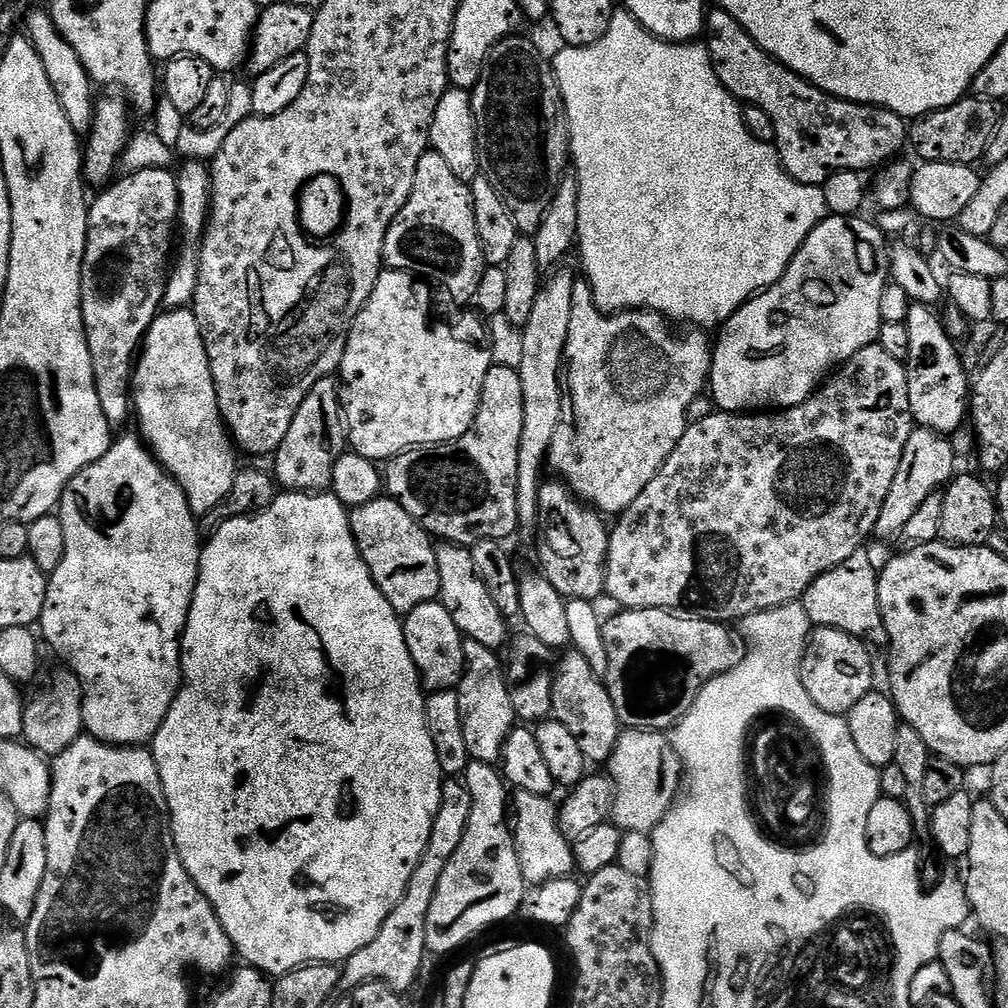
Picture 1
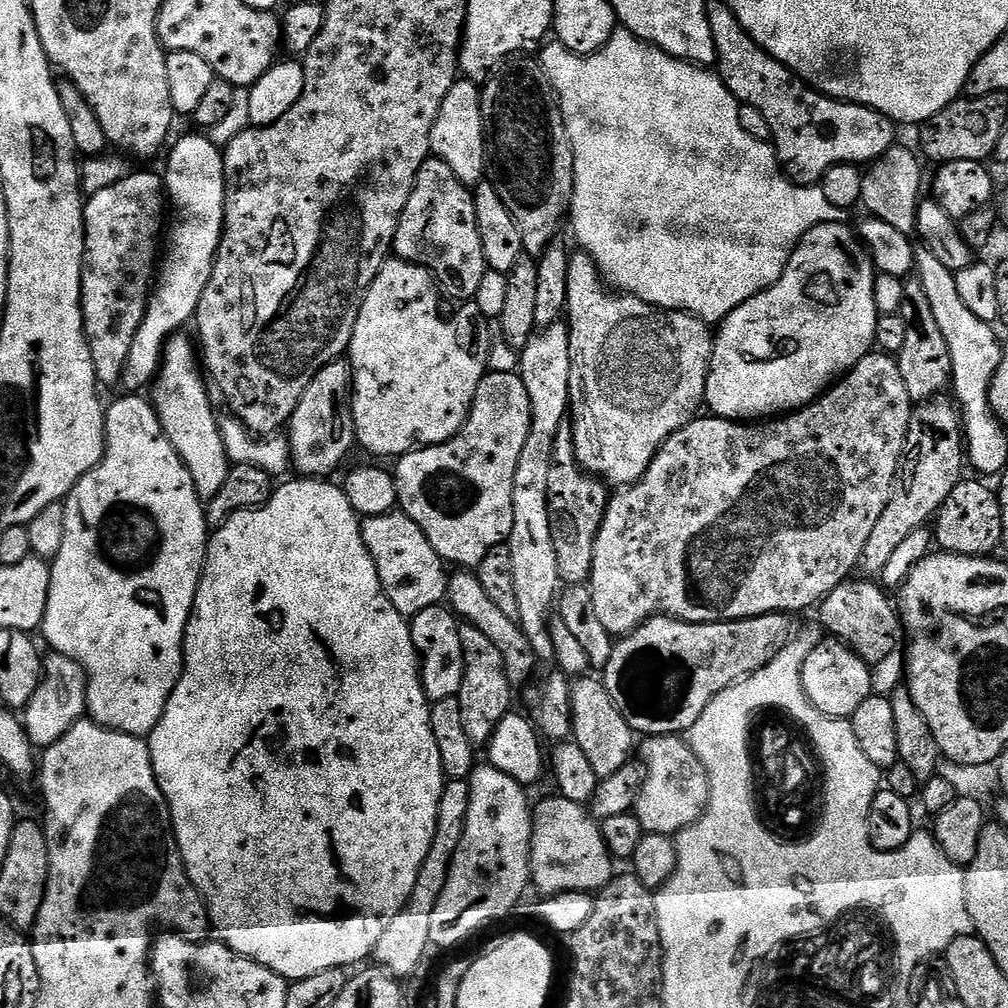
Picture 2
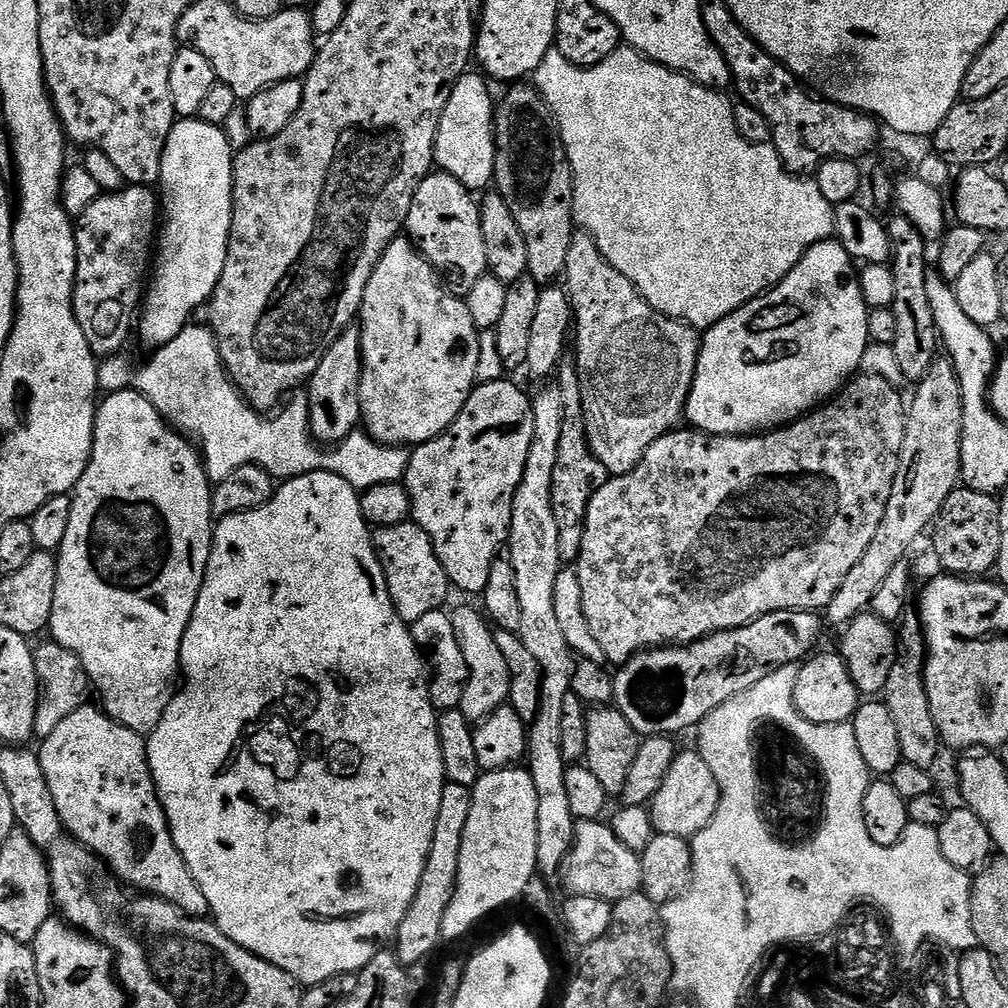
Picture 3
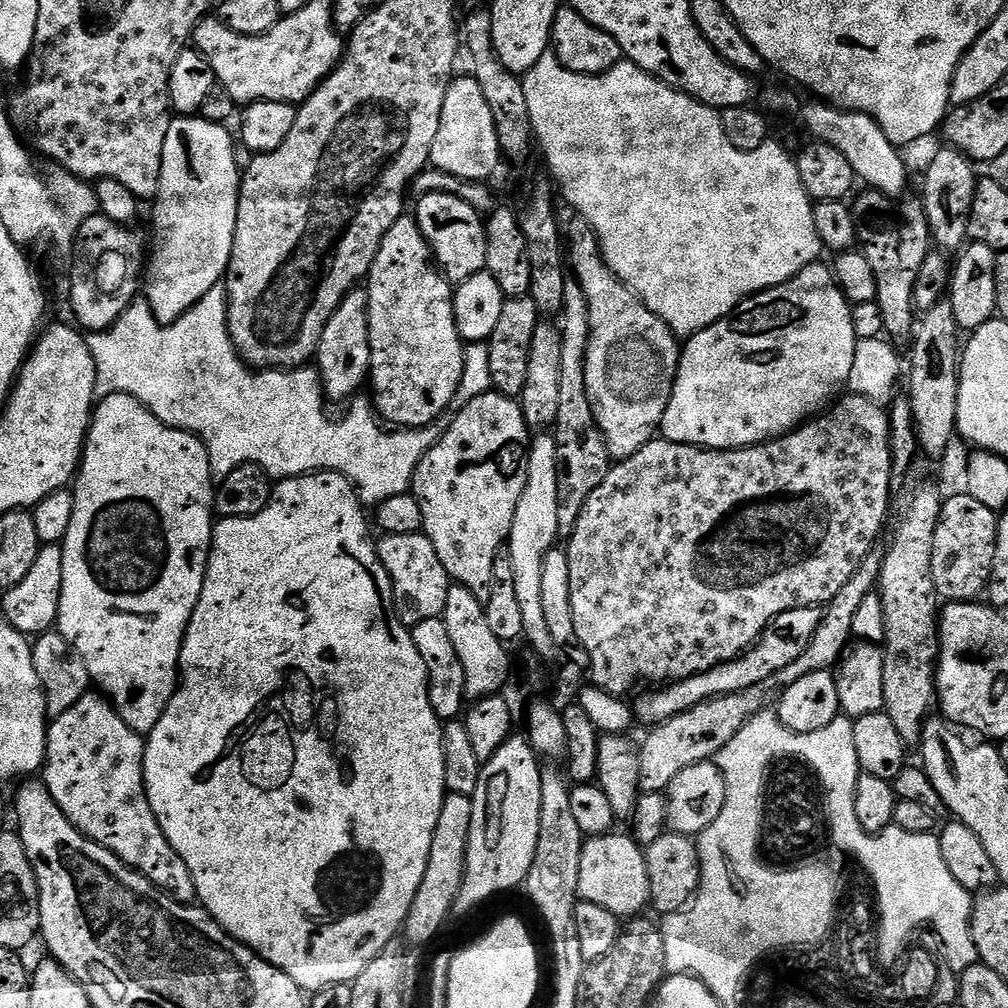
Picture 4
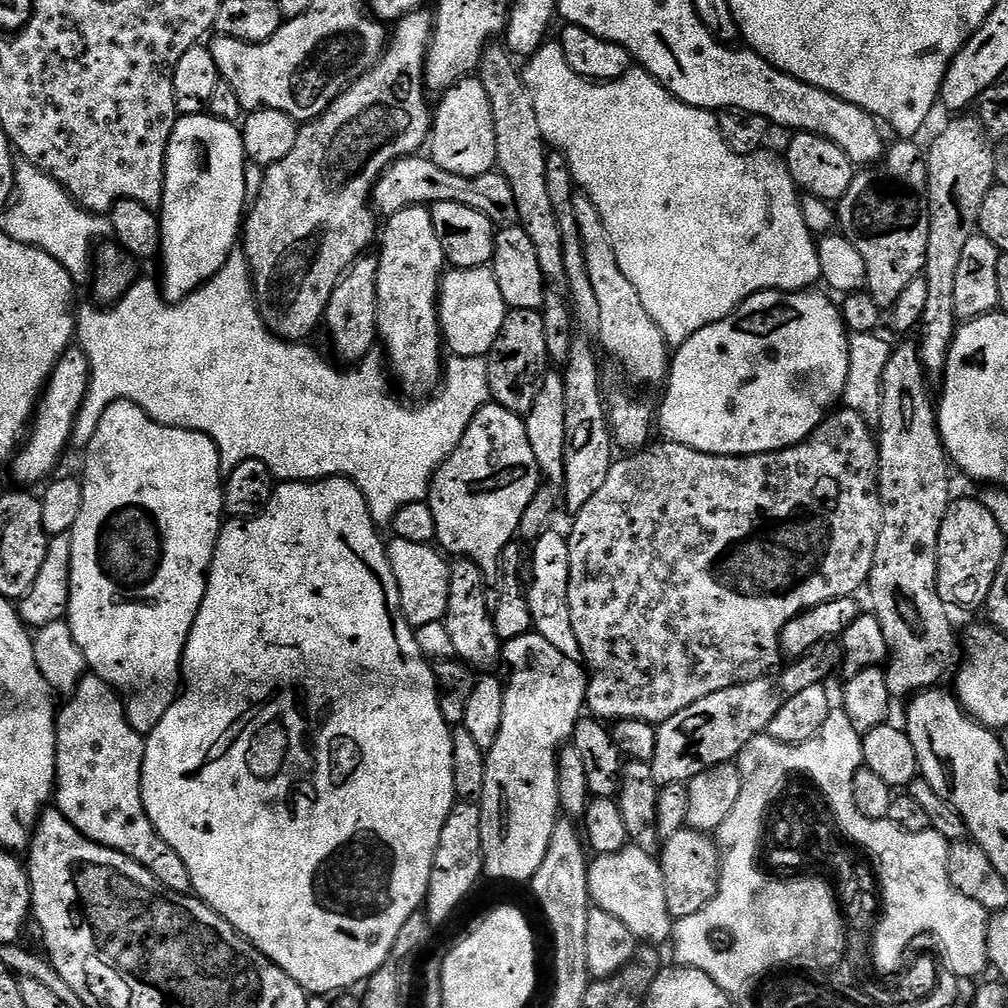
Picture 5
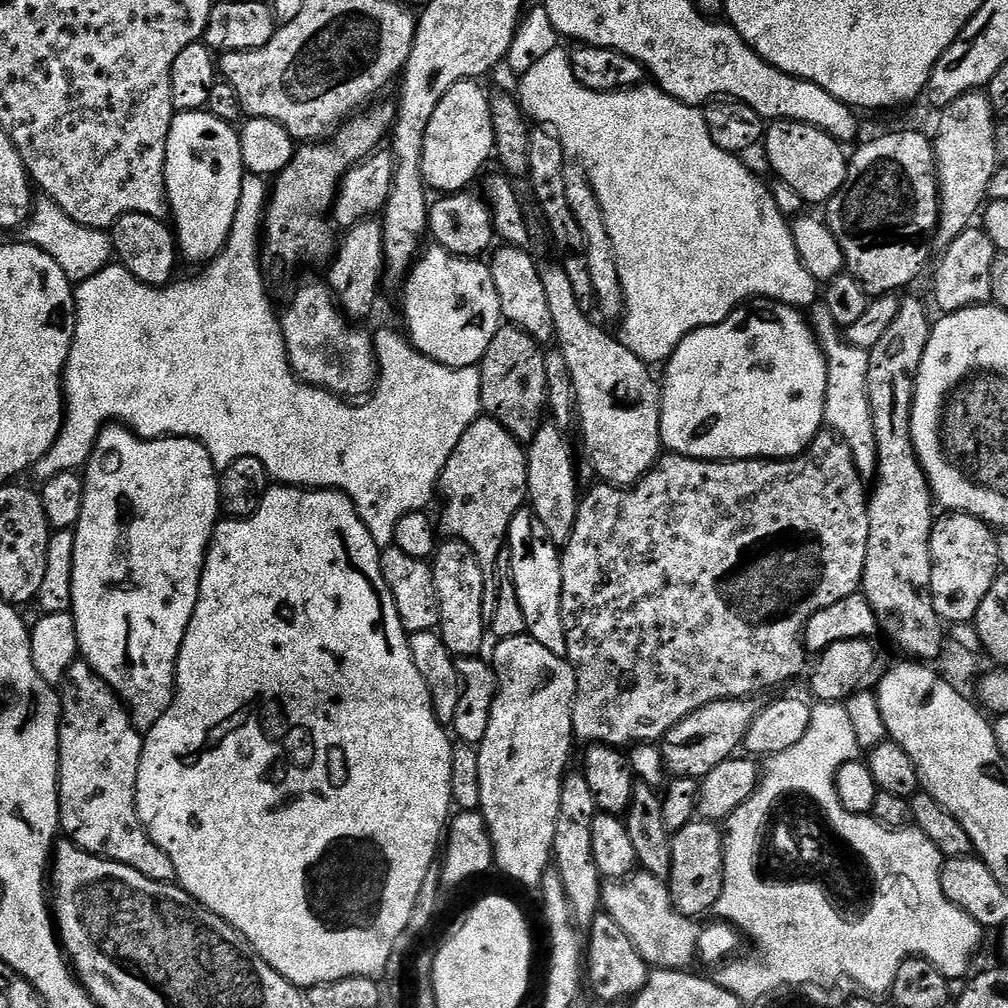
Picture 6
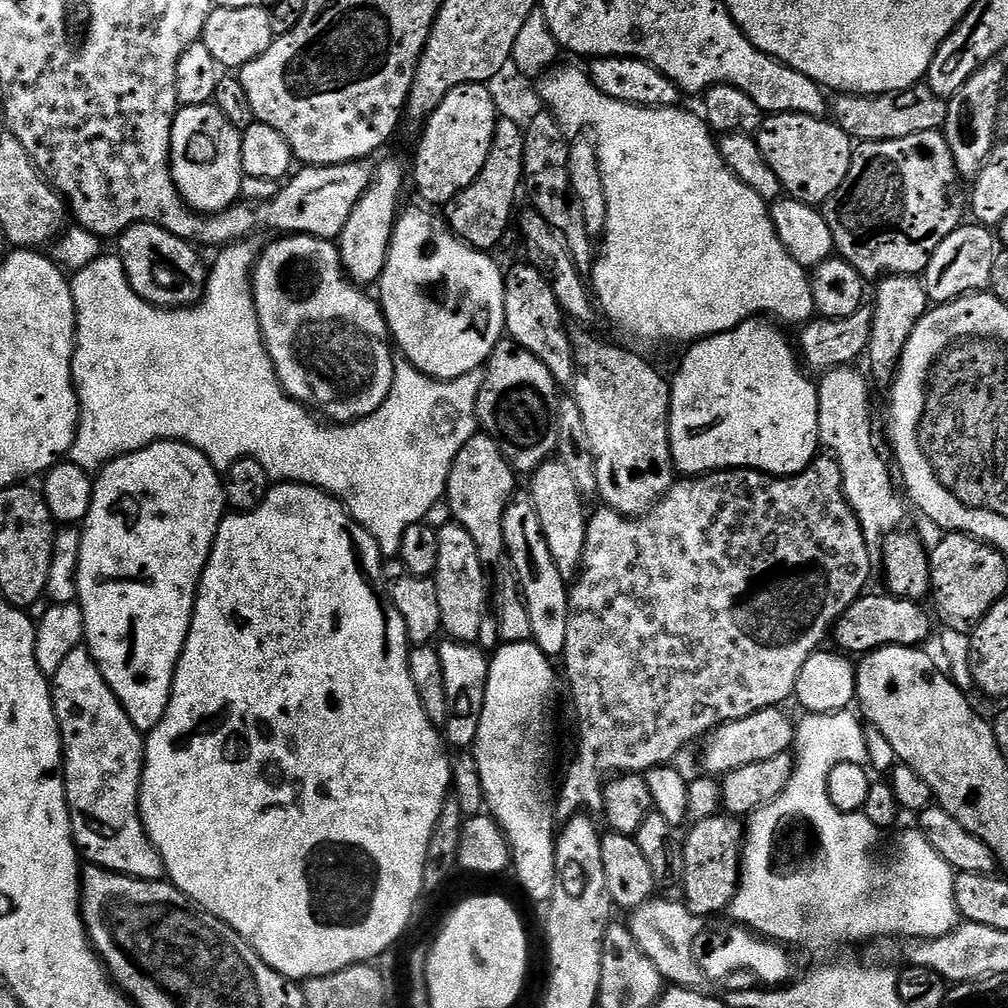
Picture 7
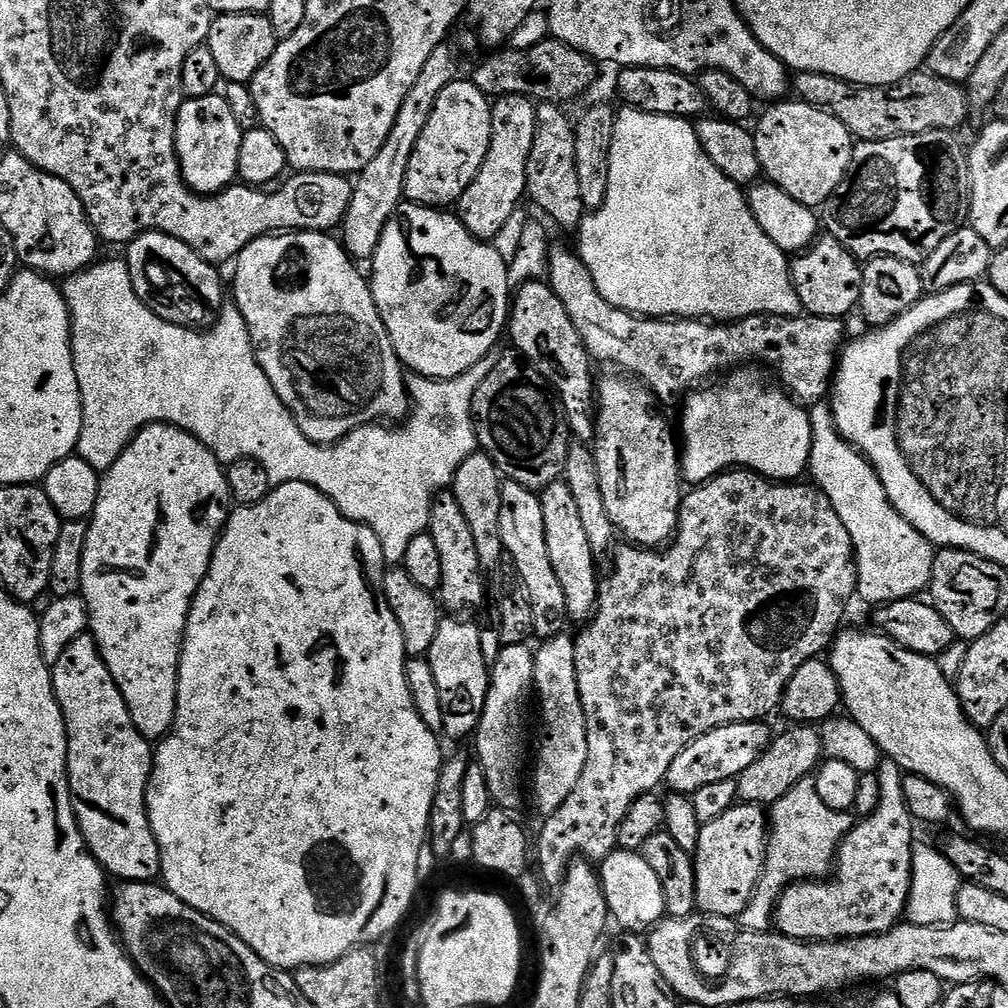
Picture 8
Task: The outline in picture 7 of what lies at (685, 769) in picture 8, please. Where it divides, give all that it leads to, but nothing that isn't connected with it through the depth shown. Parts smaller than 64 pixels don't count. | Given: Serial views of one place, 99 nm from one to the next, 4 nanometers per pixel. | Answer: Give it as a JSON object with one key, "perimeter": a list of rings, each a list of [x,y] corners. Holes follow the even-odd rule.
{"perimeter":[[[779,707],[767,708],[741,720],[720,725],[707,737],[703,771],[723,778],[742,766],[750,766],[750,762],[766,762],[766,758],[778,758],[778,754],[788,752],[796,739],[796,724],[780,711],[784,710]]]}

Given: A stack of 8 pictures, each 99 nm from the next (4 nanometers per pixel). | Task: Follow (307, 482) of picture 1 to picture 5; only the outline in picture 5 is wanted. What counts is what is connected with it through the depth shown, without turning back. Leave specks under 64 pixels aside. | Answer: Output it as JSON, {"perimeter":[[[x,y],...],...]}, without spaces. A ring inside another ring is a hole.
{"perimeter":[[[379,255],[359,256],[349,266],[344,277],[334,286],[330,302],[324,311],[323,327],[328,327],[328,336],[336,347],[336,352],[344,360],[355,362],[367,352],[373,351],[378,344],[376,315],[378,314],[378,262]]]}

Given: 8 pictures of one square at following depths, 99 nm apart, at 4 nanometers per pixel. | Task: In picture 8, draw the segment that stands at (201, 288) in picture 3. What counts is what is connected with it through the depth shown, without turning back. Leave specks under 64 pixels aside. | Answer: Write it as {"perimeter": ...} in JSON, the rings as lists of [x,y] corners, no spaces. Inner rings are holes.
{"perimeter":[[[213,94],[210,96],[203,96],[202,98],[188,98],[185,99],[184,105],[180,107],[180,113],[176,119],[176,157],[180,160],[180,169],[184,175],[185,182],[188,183],[189,188],[201,194],[219,194],[229,187],[237,179],[238,176],[238,150],[242,146],[242,138],[244,132],[238,126],[238,122],[234,119],[234,113],[230,110],[230,106],[226,103],[223,95]]]}

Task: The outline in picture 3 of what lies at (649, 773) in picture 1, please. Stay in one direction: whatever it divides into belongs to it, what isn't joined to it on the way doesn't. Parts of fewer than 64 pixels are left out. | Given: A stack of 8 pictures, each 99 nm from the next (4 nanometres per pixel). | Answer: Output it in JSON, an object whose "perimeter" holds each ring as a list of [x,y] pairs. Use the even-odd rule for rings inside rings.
{"perimeter":[[[681,751],[670,766],[662,786],[650,802],[652,821],[659,834],[674,834],[691,838],[702,831],[714,818],[720,801],[720,780],[714,778],[714,770],[706,766],[699,751]]]}

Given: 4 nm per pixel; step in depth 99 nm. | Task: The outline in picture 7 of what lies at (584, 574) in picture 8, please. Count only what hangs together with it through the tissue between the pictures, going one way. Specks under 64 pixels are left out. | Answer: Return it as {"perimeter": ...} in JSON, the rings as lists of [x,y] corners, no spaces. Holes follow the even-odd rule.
{"perimeter":[[[550,458],[531,473],[532,489],[530,495],[534,502],[534,510],[538,510],[538,522],[542,522],[542,534],[546,534],[546,546],[550,546],[550,558],[554,558],[554,566],[558,566],[558,574],[562,574],[565,582],[575,581],[580,572],[582,554],[586,550],[586,530],[589,513],[584,512],[585,497],[580,495],[570,470],[559,458]]]}

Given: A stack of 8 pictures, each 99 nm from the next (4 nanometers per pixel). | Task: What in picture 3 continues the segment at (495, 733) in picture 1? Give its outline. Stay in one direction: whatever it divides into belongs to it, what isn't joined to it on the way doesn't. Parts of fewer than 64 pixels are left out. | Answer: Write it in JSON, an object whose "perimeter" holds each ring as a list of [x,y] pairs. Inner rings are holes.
{"perimeter":[[[464,604],[461,608],[451,609],[450,612],[458,647],[462,650],[462,658],[466,658],[468,667],[468,681],[466,690],[462,690],[459,709],[467,720],[473,722],[485,720],[490,714],[494,714],[494,710],[505,707],[512,685],[510,666],[506,666],[506,658],[503,657],[502,650],[498,650],[493,625],[487,615],[479,607],[476,608]]]}

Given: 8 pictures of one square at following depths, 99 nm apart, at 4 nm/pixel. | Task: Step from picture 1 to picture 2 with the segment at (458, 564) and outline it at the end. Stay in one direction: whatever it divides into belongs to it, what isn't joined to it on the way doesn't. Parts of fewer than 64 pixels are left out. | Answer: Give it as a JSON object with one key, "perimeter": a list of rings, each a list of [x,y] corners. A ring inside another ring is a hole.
{"perimeter":[[[456,570],[451,573],[446,604],[464,624],[472,624],[482,634],[486,634],[486,638],[490,638],[490,642],[500,651],[500,657],[504,660],[506,678],[513,689],[520,690],[520,687],[532,676],[532,660],[534,661],[532,647],[519,623],[506,618],[506,614],[502,614],[502,610],[494,606],[486,590],[482,590],[482,582],[478,582],[475,571]]]}

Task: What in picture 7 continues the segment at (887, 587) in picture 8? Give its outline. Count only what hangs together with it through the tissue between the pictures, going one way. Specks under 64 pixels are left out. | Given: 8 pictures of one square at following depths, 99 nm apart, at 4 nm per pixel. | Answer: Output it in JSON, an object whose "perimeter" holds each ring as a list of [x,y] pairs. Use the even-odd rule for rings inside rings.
{"perimeter":[[[852,366],[831,368],[819,377],[816,389],[818,430],[821,445],[840,463],[844,499],[848,501],[862,526],[866,546],[870,550],[880,550],[883,549],[888,535],[903,525],[900,523],[904,520],[905,501],[898,488],[896,493],[896,488],[892,485],[893,469],[890,464],[888,469],[888,464],[884,461],[879,446],[876,445],[876,436],[872,433],[872,396],[868,393],[869,377],[865,373],[864,377],[862,373],[855,372],[856,370]]]}

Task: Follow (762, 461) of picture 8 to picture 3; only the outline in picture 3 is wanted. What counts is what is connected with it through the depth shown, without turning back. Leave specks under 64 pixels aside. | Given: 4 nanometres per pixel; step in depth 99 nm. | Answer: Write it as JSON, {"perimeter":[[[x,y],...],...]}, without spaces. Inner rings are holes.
{"perimeter":[[[833,238],[810,246],[810,250],[806,250],[806,254],[794,266],[794,270],[790,270],[790,274],[786,274],[786,278],[782,278],[780,284],[769,288],[761,296],[755,296],[750,303],[743,304],[737,312],[730,313],[729,316],[722,318],[717,324],[711,325],[703,333],[694,382],[688,395],[688,405],[684,408],[686,420],[692,423],[689,425],[695,431],[708,432],[712,436],[747,436],[783,428],[785,424],[791,424],[793,420],[799,420],[801,416],[821,407],[825,402],[831,400],[848,383],[853,373],[860,368],[862,354],[866,354],[866,346],[870,343],[868,339],[869,311],[868,303],[862,298],[862,286],[857,265],[852,256],[846,254],[840,241]]]}

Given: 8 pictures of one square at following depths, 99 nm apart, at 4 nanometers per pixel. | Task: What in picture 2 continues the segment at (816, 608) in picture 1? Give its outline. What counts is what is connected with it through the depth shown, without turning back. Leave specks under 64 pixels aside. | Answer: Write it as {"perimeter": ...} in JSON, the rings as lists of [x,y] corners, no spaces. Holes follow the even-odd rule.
{"perimeter":[[[868,578],[856,579],[845,580],[820,601],[820,624],[840,643],[852,648],[869,666],[877,666],[895,650],[896,635],[901,635],[902,625],[897,609],[888,605],[889,593],[881,585]]]}

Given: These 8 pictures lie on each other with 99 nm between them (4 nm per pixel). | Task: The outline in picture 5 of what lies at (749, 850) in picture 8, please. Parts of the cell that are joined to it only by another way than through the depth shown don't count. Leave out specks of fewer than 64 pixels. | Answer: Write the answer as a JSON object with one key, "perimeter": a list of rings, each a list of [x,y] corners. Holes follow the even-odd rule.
{"perimeter":[[[684,827],[669,840],[663,841],[658,852],[662,870],[662,886],[666,886],[666,906],[676,920],[698,914],[714,898],[720,881],[720,850],[711,835]]]}

